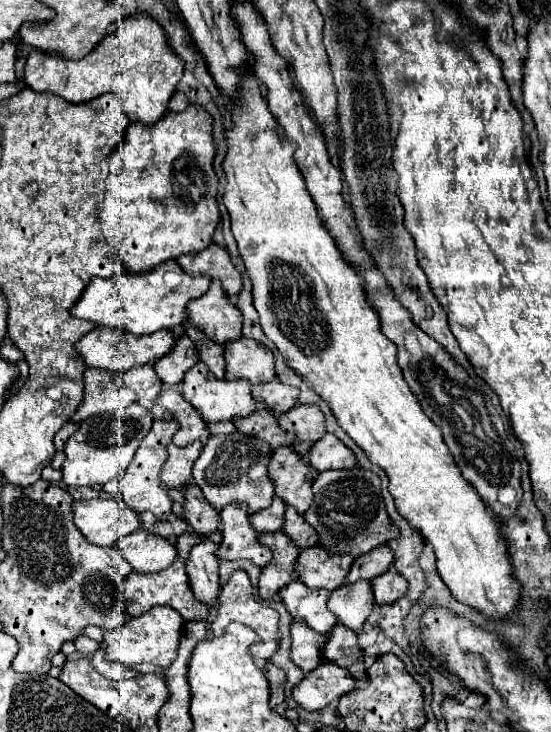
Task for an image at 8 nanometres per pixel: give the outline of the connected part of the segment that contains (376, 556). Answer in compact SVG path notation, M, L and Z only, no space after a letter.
M387 545L375 547L375 551L369 551L367 555L361 555L359 559L353 561L347 581L355 583L357 579L375 579L375 577L383 575L391 567L393 557L395 555Z

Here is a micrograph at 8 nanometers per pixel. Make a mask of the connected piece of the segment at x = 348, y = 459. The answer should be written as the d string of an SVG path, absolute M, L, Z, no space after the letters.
M327 433L315 443L315 447L311 447L309 463L321 473L327 469L351 469L355 467L357 459L347 445L343 445L335 435Z

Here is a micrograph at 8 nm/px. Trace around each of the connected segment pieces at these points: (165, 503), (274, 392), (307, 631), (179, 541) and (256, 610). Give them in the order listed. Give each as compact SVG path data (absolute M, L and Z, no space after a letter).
M163 419L163 421L155 421L147 439L143 439L143 447L139 447L139 451L135 453L135 459L131 461L131 467L127 469L127 473L123 475L121 479L121 489L123 489L123 501L121 493L116 495L108 494L106 497L91 497L91 499L115 499L119 503L127 503L133 511L137 513L143 513L143 511L151 511L155 513L157 519L167 519L171 515L171 497L167 495L167 489L161 481L161 471L163 471L163 463L167 461L167 445L171 443L175 431L179 429L179 425L173 421L173 419Z
M269 381L269 383L259 383L251 387L251 395L257 401L259 407L273 411L277 417L281 413L287 413L291 407L297 405L299 389L293 385L285 385L281 381Z
M295 621L291 625L291 637L293 637L291 657L305 673L311 673L315 667L323 663L323 647L327 643L327 637L319 635L303 621L301 623Z
M183 533L183 535L179 535L179 537L175 539L175 547L177 547L179 557L181 557L183 561L189 559L189 553L191 553L191 549L199 543L199 539L207 539L207 535L199 535L199 533Z
M241 569L235 571L235 573L229 577L229 581L223 585L223 589L221 589L217 617L215 617L213 623L211 623L211 633L213 633L213 636L222 636L225 628L231 621L239 621L239 623L251 627L255 633L259 633L261 643L251 645L251 655L255 655L257 659L269 659L269 657L273 657L273 655L277 653L277 649L279 649L279 629L277 629L279 613L273 611L271 607L261 605L261 603L255 599L255 595L253 595L253 585L251 585L251 581L249 581L249 575L247 575L245 571L241 571Z

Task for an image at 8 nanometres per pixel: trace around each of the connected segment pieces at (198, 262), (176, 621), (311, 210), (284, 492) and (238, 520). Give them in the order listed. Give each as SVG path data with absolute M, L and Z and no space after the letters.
M211 243L207 249L199 253L181 255L177 261L191 275L201 273L211 279L221 279L225 293L231 297L235 297L241 291L241 275L235 269L229 251L217 243Z
M153 607L141 617L133 617L125 621L121 627L107 631L103 637L105 643L105 657L109 661L121 661L125 665L137 665L137 663L155 663L157 667L167 669L177 655L179 639L183 629L183 617L171 609L171 607Z
M249 75L243 79L241 83L241 91L239 91L239 99L235 101L229 101L227 105L227 111L233 115L233 127L231 131L227 131L227 157L225 157L225 173L227 173L227 189L225 189L225 195L223 195L223 203L227 205L229 209L229 215L231 215L231 229L233 229L233 235L235 235L235 241L239 245L239 253L243 257L243 263L245 263L245 269L247 269L247 275L253 283L253 305L255 309L259 311L259 317L261 317L261 327L263 327L263 333L275 343L275 347L279 349L279 353L285 357L287 365L291 369L295 369L301 379L313 387L313 391L317 391L323 399L327 399L327 403L331 405L331 411L337 419L337 423L343 427L343 431L367 453L369 461L379 465L387 477L389 477L389 493L391 497L395 499L395 507L397 511L409 521L411 527L415 527L415 531L419 531L423 535L423 539L427 543L431 543L433 551L435 551L435 557L437 557L437 569L439 569L439 575L441 579L445 581L445 585L449 587L451 595L459 601L459 603L465 603L473 609L477 609L479 613L483 613L485 617L497 617L497 619L505 619L505 621L513 621L515 615L517 615L517 609L519 609L519 599L521 599L521 583L515 579L515 571L513 571L513 565L511 565L511 559L509 559L509 553L507 553L507 545L501 537L501 531L499 531L499 523L497 523L497 517L491 513L491 509L483 503L483 499L479 497L479 493L475 491L475 487L463 479L459 467L455 465L445 441L441 439L441 431L439 427L435 427L435 423L431 419L427 419L427 415L423 413L419 401L415 399L415 395L411 393L407 381L403 379L403 373L401 373L401 367L397 365L397 349L395 349L395 343L391 343L383 333L381 333L381 323L379 323L379 315L377 311L369 305L367 297L365 297L365 289L363 289L363 279L357 275L357 271L347 263L347 259L341 255L339 247L335 245L333 237L329 235L329 231L325 229L325 223L319 219L317 215L317 207L305 187L305 179L299 171L299 167L295 165L293 161L293 147L279 135L279 127L275 127L275 117L271 115L269 107L267 107L267 101L261 97L261 89L259 89L259 81Z
M287 445L275 449L275 455L269 463L269 475L273 477L275 495L279 495L287 505L295 507L299 513L305 513L313 499L311 485L317 477L317 471L311 469L291 445Z
M245 503L227 505L221 511L223 519L223 541L217 551L217 559L235 561L249 559L259 567L267 567L273 561L273 553L269 547L259 543L259 533L255 533L249 511Z

